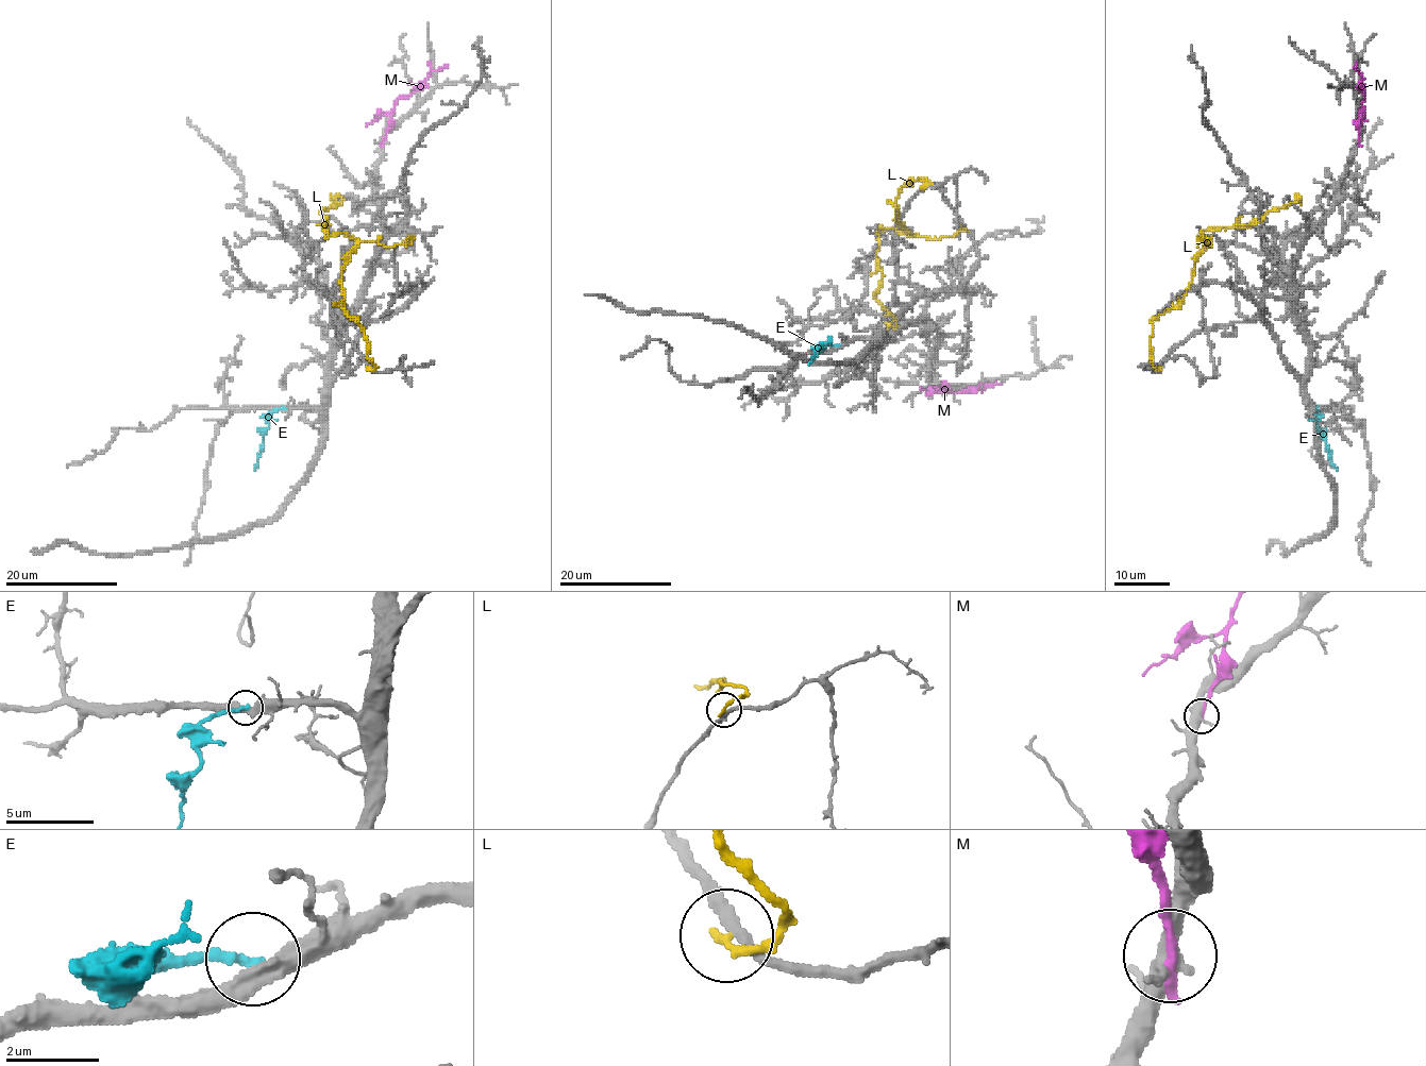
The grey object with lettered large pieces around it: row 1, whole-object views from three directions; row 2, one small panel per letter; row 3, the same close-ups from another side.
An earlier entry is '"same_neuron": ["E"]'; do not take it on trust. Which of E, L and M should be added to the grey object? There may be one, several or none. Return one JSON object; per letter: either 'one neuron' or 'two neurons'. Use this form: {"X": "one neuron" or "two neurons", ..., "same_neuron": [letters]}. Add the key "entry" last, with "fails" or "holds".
{"E": "two neurons", "L": "two neurons", "M": "two neurons", "same_neuron": [], "entry": "fails"}

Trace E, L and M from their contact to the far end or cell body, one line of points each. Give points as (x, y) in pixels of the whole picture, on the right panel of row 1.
E: (1318, 408), (1318, 430), (1330, 453), (1330, 462), (1338, 469)
L: (1158, 368), (1150, 356), (1152, 321), (1179, 304), (1207, 239), (1201, 233), (1252, 224), (1296, 200), (1295, 192)
M: (1360, 139), (1357, 125), (1365, 96), (1360, 85), (1362, 75), (1356, 66)

